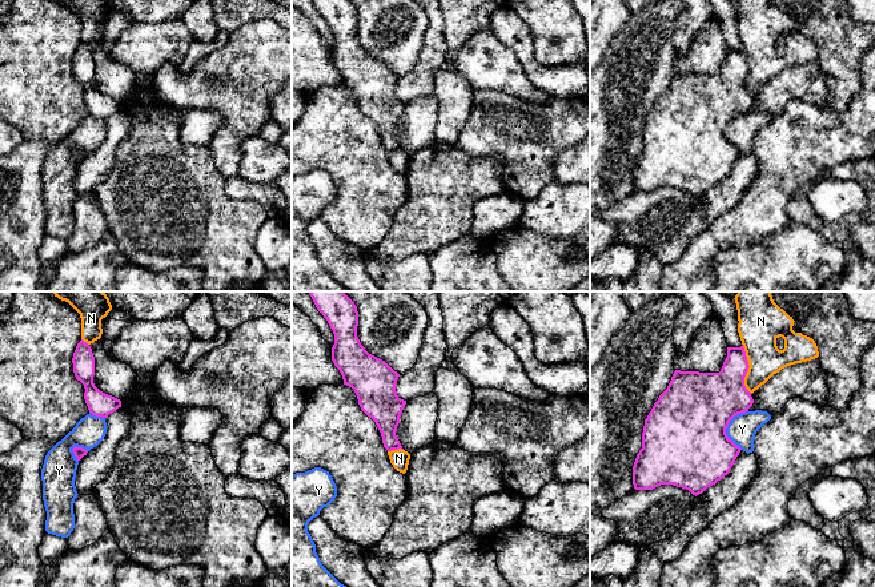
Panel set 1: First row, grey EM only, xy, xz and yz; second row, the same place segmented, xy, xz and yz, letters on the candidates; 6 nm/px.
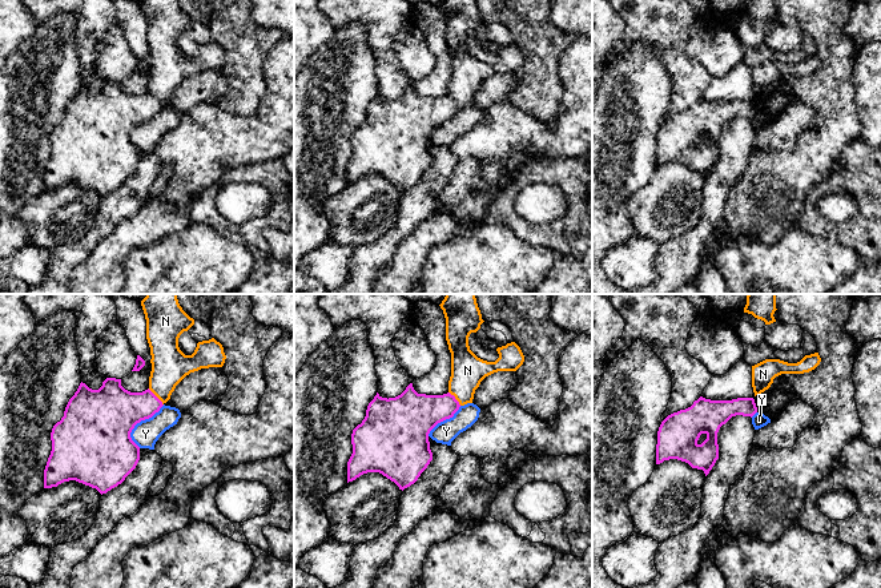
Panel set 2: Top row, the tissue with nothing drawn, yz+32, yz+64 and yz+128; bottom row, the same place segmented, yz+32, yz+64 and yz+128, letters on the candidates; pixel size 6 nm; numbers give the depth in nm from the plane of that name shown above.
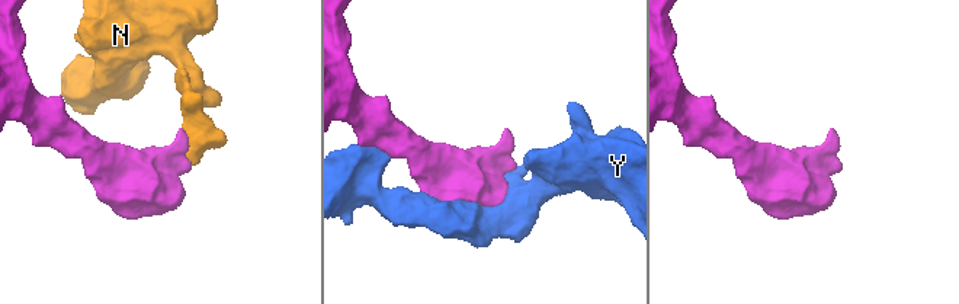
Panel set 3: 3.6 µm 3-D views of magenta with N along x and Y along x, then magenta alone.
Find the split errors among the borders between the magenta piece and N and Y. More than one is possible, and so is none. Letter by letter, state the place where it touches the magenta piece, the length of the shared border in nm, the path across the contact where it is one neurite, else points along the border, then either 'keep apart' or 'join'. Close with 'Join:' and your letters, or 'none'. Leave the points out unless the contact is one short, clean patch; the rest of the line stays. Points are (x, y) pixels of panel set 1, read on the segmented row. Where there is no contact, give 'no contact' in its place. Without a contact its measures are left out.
N: yz (747, 370) | 300 nm | along yz (742, 346), (749, 366), (745, 388), (750, 393) | keep apart
Y: yz (726, 427) | 240 nm | keep apart
Join: none

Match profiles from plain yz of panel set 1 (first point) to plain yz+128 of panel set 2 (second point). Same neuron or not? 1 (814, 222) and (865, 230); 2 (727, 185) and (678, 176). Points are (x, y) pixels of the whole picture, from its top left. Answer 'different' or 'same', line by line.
1: same
2: different

